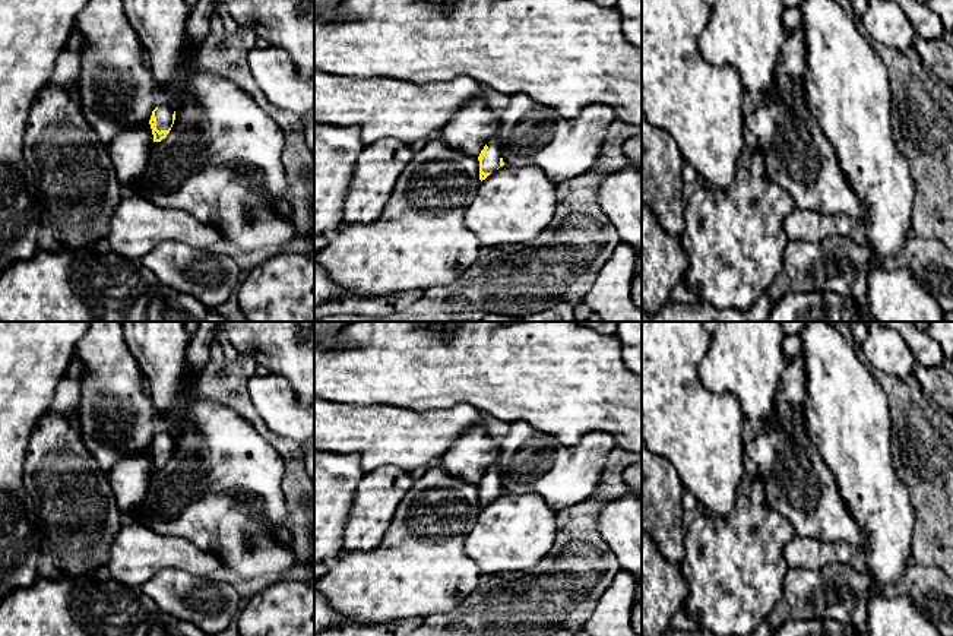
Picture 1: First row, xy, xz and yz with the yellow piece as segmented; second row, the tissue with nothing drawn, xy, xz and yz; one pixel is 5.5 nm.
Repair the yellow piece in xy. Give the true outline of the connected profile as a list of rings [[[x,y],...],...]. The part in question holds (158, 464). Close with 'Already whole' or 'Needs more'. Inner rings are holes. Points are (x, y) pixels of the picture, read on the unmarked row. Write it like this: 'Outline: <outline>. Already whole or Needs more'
Outline: [[[168,431],[156,434],[152,439],[149,452],[152,456],[153,469],[161,469],[162,466],[167,465],[174,452],[174,447],[175,447],[175,439]]]. Needs more

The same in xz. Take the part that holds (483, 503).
Outline: [[[496,461],[481,478],[479,484],[479,507],[485,507],[493,499],[504,493],[501,485],[501,471]]]. Needs more

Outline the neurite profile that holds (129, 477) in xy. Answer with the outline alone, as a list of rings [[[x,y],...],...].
[[[149,450],[118,459],[107,474],[118,510],[132,520],[148,493],[153,462]]]

